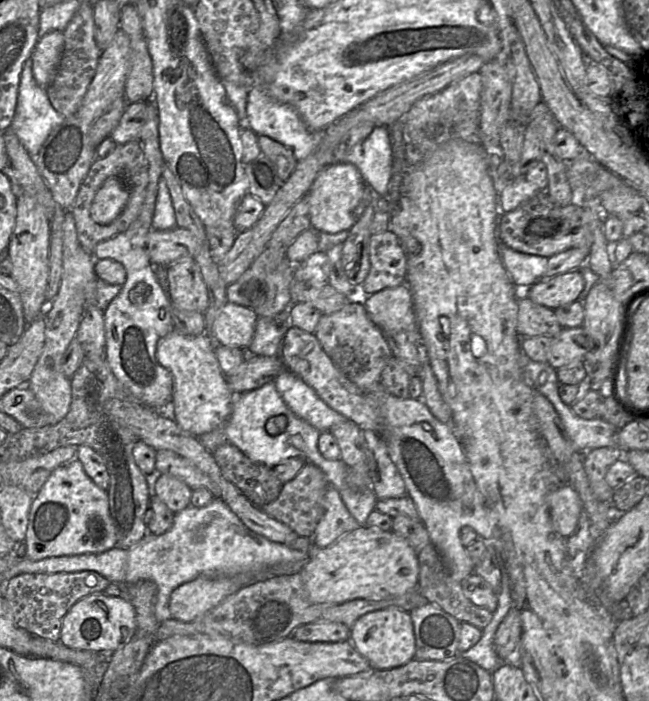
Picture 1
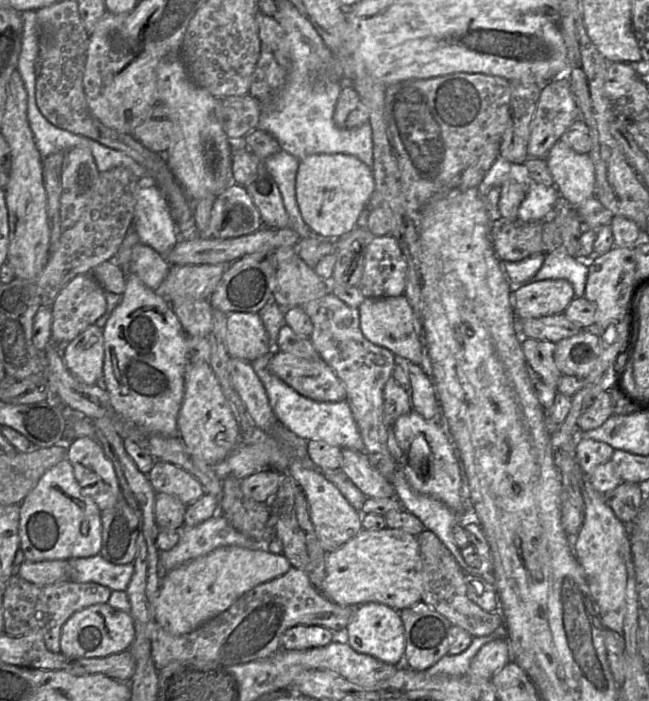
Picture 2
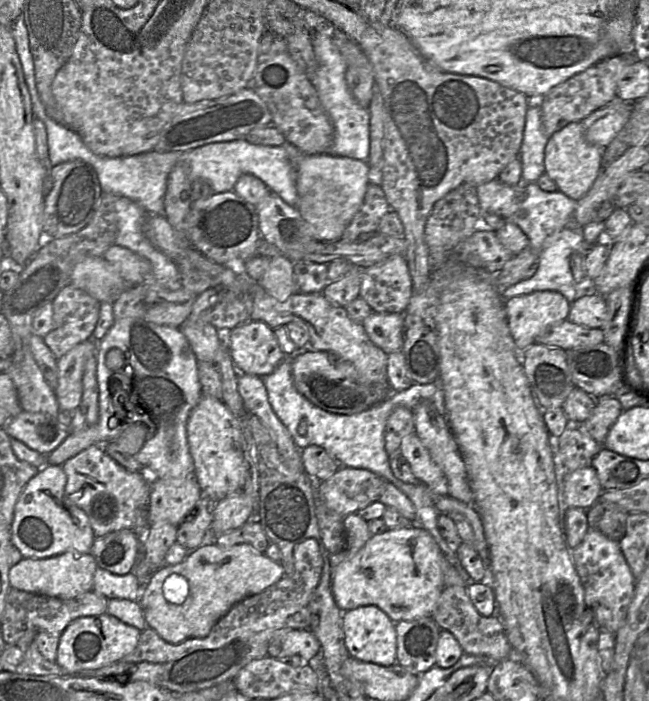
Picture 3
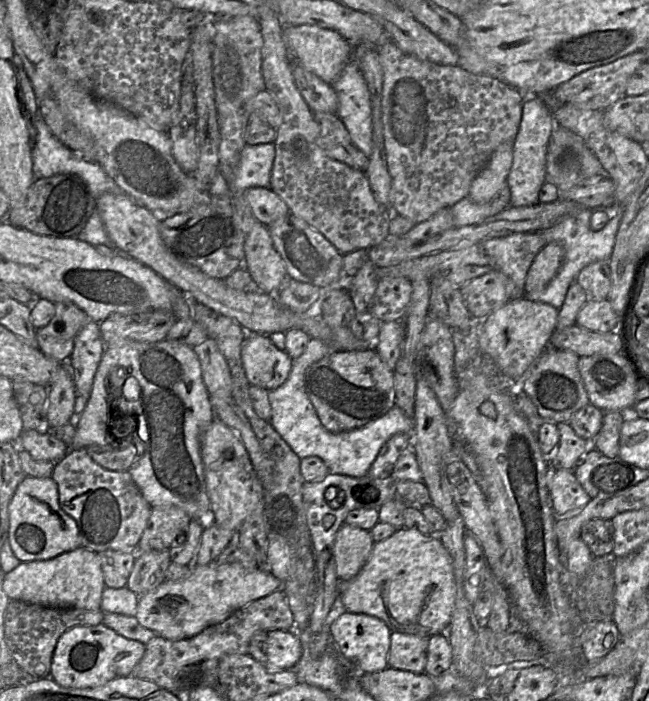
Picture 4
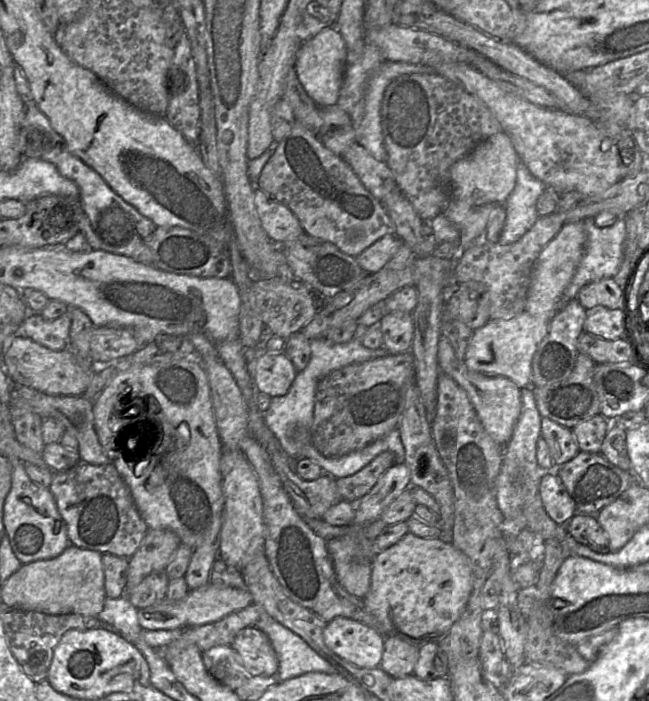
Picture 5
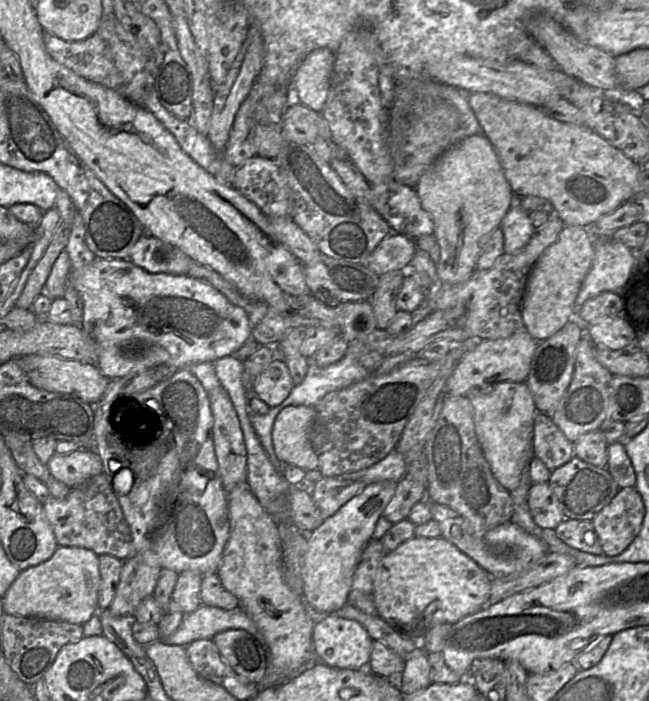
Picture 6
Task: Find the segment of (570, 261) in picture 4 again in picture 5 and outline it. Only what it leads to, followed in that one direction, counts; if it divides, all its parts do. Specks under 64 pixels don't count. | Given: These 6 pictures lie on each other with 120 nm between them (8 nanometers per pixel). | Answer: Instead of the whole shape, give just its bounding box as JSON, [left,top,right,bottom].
[557,216,626,312]

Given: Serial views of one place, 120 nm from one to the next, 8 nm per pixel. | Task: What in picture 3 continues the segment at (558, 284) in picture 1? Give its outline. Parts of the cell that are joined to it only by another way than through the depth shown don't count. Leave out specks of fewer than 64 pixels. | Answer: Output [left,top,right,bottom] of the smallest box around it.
[505,290,570,352]

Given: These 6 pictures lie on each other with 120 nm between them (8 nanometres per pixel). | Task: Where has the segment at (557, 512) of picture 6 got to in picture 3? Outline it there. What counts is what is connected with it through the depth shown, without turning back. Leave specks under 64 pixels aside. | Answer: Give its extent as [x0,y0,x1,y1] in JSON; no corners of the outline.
[559,466,603,509]

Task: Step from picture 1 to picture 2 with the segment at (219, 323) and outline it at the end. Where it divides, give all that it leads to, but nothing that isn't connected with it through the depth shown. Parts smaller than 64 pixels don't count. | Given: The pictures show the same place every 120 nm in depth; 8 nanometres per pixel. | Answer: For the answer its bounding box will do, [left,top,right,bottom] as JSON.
[226,313,273,362]

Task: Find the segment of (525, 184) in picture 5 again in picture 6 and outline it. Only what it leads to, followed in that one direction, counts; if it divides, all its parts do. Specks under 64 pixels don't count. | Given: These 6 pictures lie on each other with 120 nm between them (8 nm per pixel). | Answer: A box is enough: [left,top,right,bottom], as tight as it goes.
[501,196,535,254]

